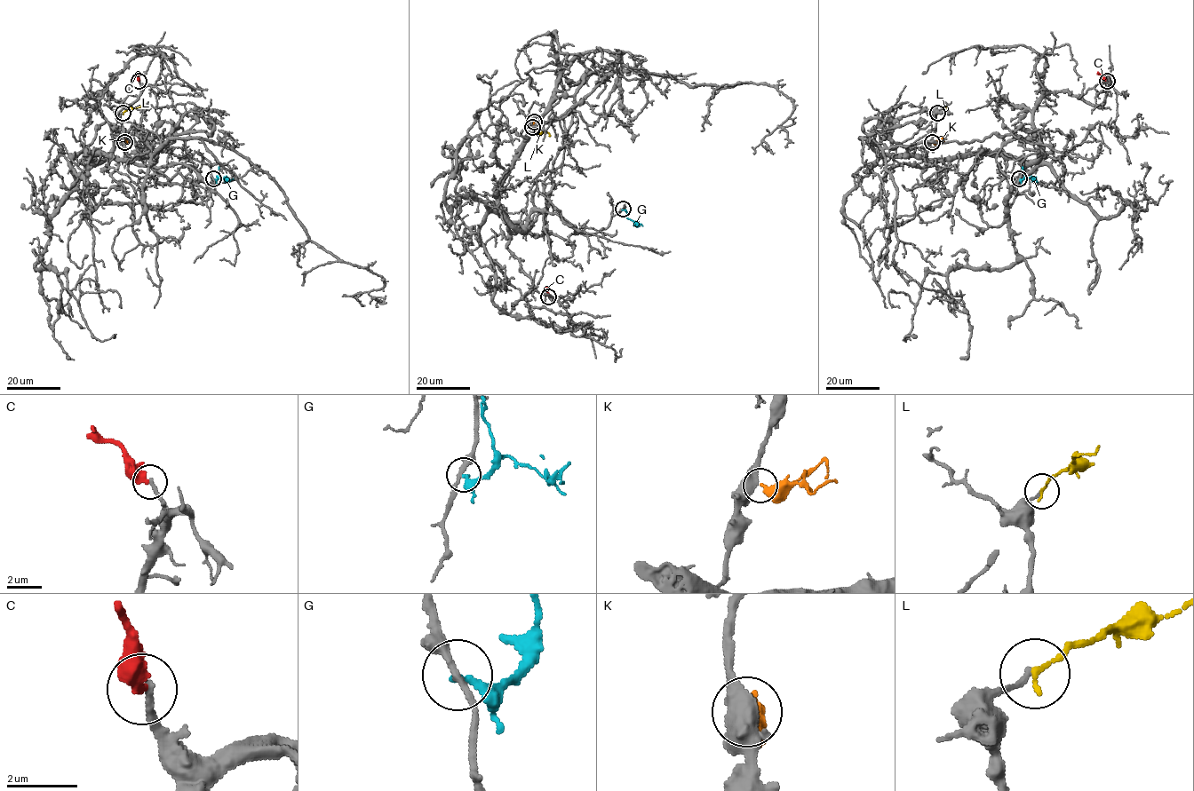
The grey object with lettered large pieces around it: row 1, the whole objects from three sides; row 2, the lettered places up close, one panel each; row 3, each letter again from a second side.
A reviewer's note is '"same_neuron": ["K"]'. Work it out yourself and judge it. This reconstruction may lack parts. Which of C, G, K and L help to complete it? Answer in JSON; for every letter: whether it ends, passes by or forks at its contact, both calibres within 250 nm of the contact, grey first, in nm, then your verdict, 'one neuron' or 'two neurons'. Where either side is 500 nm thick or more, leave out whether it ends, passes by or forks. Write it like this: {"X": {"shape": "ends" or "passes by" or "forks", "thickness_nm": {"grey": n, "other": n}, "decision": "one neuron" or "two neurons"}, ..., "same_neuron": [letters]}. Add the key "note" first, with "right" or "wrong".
{"note": "wrong", "C": {"shape": "ends", "thickness_nm": {"grey": 200, "other": 360}, "decision": "one neuron"}, "G": {"shape": "ends", "thickness_nm": {"grey": 220, "other": 240}, "decision": "two neurons"}, "K": {"thickness_nm": {"grey": 500, "other": 360}, "decision": "one neuron"}, "L": {"shape": "ends", "thickness_nm": {"grey": 120, "other": 160}, "decision": "two neurons"}, "same_neuron": ["C", "K"]}

